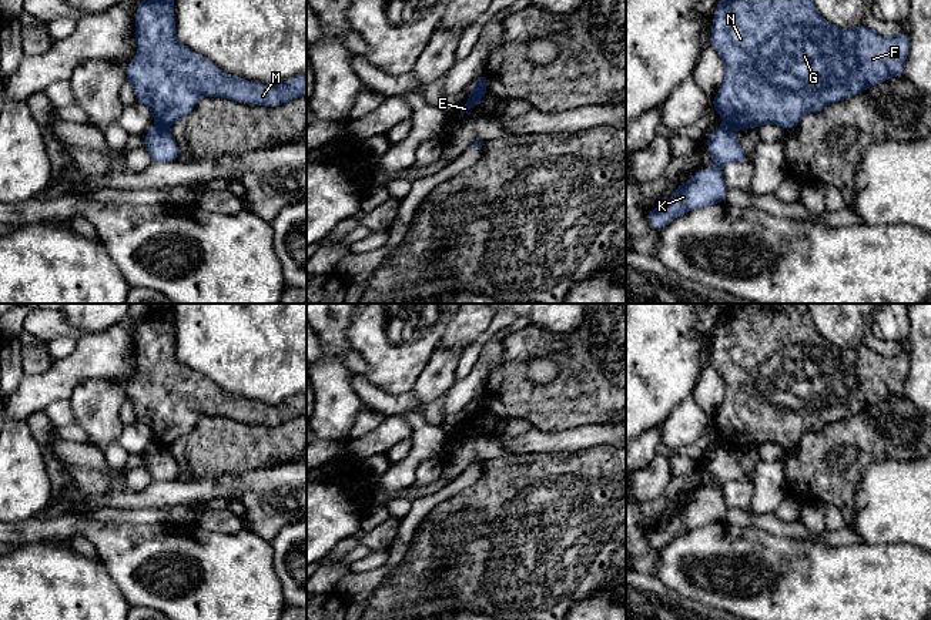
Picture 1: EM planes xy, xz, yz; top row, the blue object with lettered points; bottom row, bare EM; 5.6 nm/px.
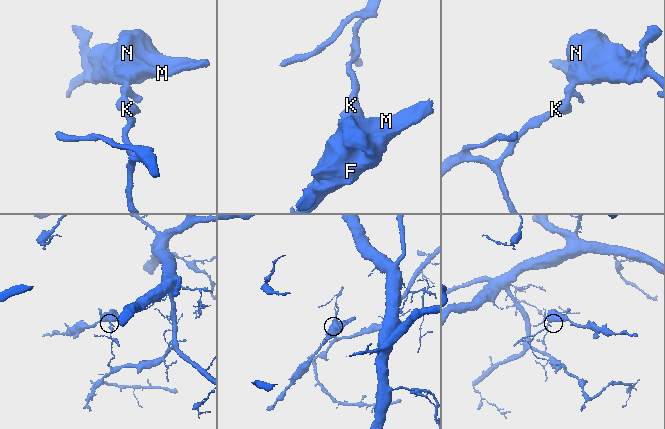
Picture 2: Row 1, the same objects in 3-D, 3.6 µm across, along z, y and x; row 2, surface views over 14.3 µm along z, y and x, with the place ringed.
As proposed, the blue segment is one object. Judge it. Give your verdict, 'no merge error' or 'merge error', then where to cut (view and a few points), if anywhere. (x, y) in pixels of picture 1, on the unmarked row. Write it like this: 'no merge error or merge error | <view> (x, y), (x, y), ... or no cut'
merge error | xz (485, 406), (472, 411)

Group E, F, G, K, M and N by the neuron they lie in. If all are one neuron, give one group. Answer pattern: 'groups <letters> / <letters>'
groups E F G M N / K

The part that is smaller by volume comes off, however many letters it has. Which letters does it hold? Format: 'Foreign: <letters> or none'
Foreign: E, F, G, M, N

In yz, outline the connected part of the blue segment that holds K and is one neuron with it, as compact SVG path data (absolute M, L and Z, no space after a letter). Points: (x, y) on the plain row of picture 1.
M721 445L707 456L707 467L714 483L699 489L687 502L677 506L670 519L660 527L649 529L647 540L654 549L663 549L676 536L707 525L726 520L727 506L723 500L723 486L729 482L749 482L749 473L739 465L734 449Z

